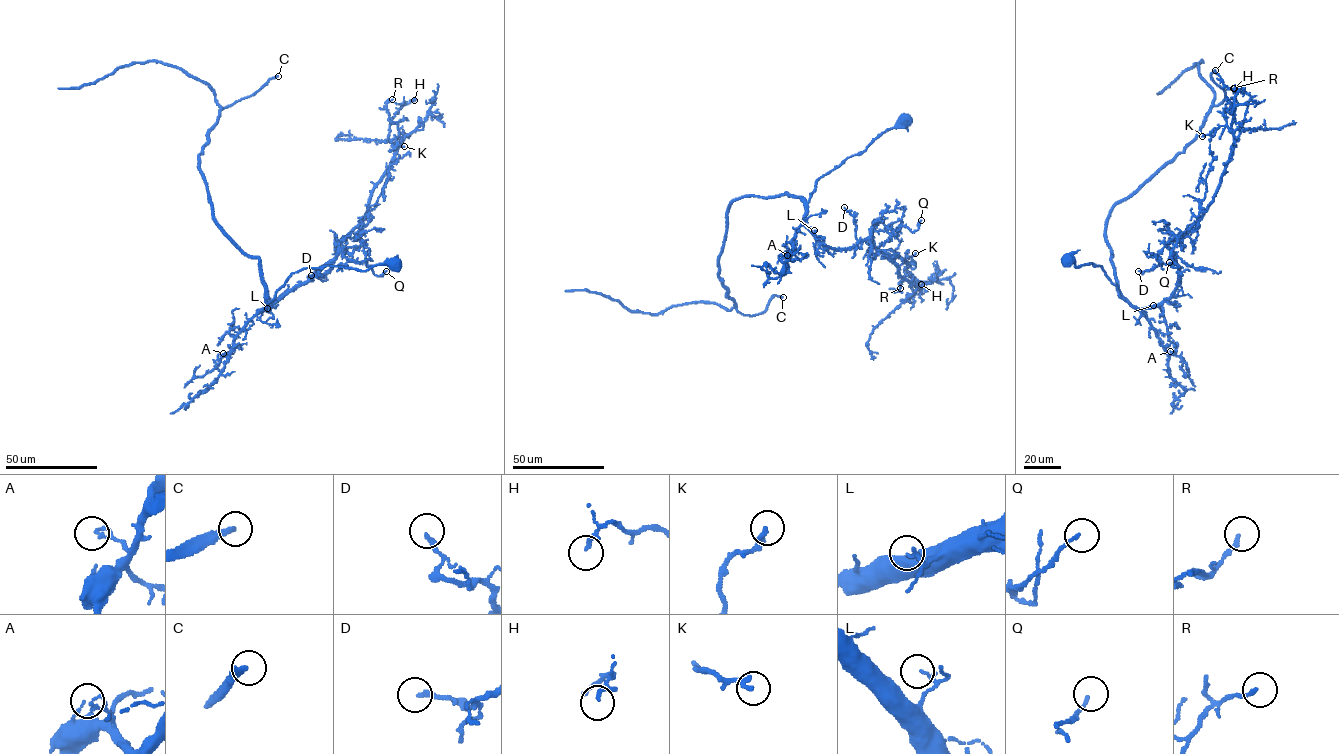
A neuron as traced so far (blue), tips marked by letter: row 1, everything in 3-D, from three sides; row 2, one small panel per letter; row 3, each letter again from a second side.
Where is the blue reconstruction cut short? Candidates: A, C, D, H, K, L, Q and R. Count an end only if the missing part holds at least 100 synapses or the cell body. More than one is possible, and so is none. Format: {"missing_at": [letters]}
{"missing_at": ["C"]}

